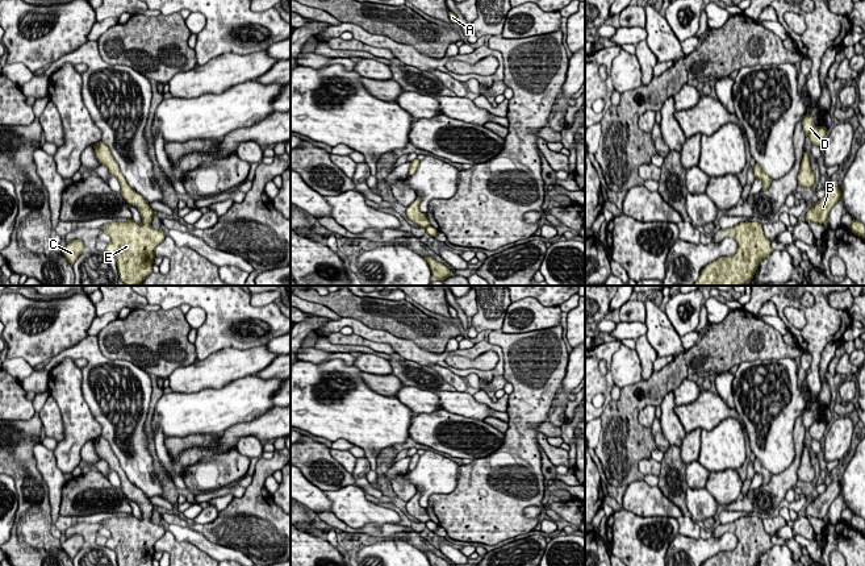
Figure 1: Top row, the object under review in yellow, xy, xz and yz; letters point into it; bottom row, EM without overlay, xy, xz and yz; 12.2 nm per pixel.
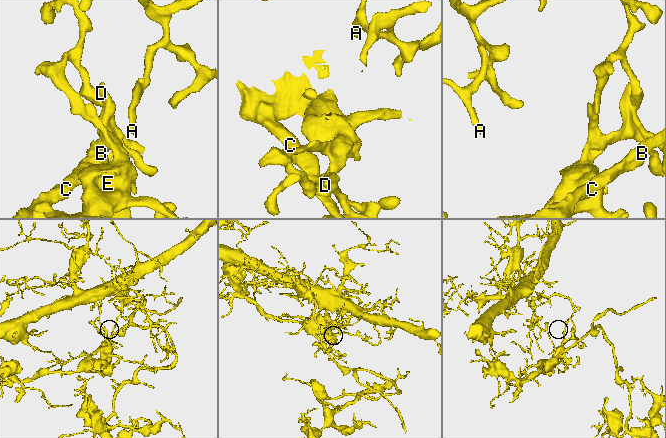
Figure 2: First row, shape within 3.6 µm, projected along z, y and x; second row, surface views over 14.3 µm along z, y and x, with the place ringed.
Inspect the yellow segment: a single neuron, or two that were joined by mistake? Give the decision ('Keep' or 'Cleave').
Cleave

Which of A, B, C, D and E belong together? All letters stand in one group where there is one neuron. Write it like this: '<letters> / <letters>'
A / B C D E

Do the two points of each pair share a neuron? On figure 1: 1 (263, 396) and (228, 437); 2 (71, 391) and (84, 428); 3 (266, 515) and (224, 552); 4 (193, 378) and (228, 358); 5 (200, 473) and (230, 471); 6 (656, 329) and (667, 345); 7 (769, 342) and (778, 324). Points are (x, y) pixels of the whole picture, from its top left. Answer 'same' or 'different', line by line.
1: different
2: same
3: different
4: same
5: same
6: same
7: different

